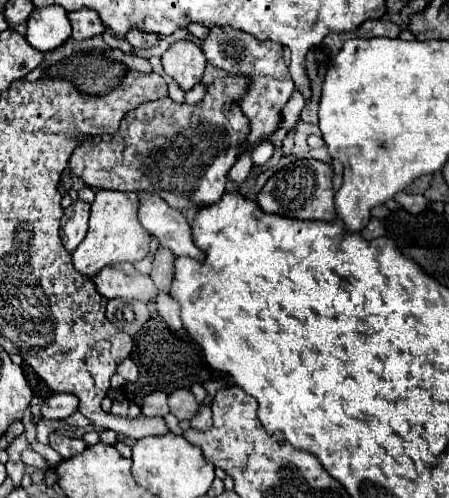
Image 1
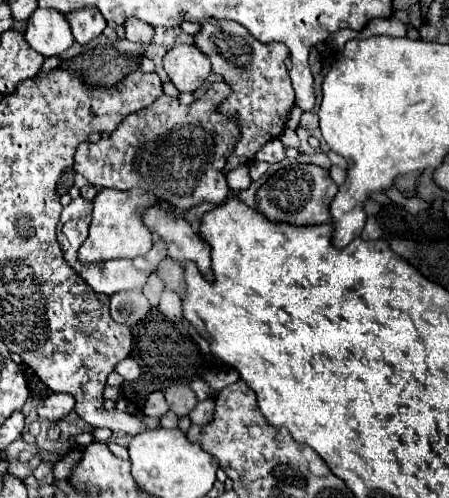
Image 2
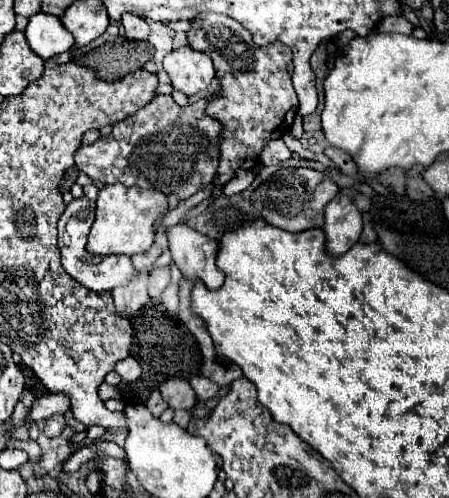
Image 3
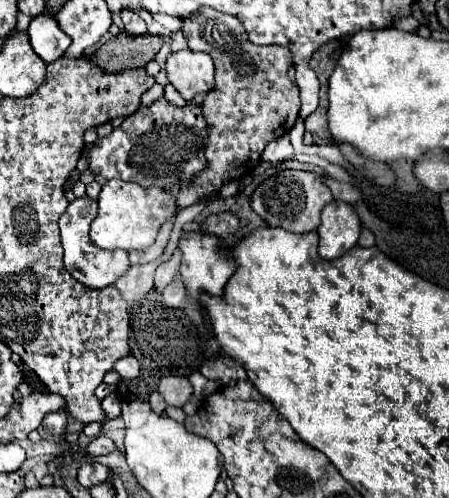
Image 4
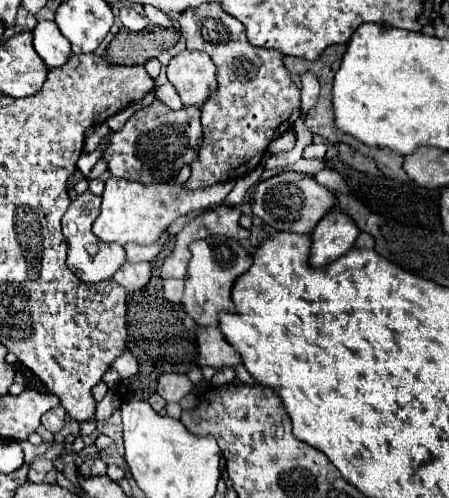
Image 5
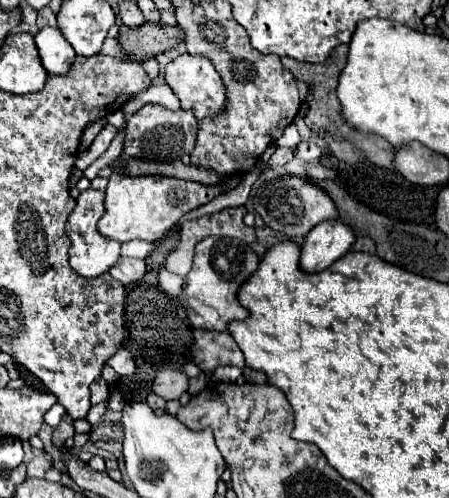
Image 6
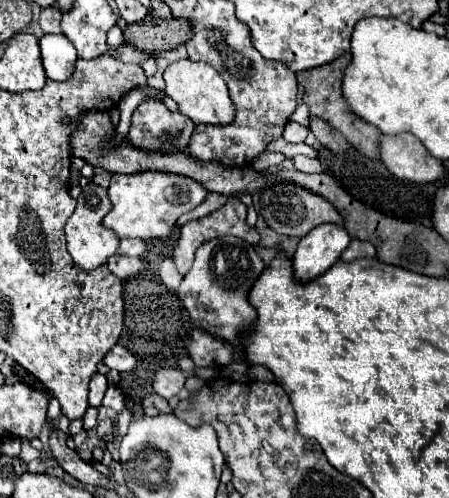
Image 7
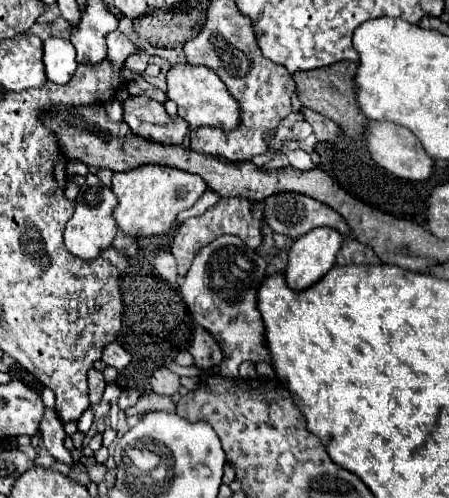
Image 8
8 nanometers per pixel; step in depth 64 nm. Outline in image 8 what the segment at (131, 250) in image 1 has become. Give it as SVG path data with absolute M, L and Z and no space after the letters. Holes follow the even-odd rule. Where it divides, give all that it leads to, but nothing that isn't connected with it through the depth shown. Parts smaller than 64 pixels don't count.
M144 166L126 174L114 174L112 192L118 198L118 206L112 212L118 230L130 236L162 236L172 228L178 212L188 210L198 202L198 198L206 192L206 184L200 176L180 172L176 168Z

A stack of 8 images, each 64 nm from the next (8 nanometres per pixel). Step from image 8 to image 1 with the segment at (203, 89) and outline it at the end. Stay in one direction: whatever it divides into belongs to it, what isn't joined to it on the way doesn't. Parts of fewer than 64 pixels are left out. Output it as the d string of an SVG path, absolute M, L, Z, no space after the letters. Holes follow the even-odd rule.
M176 40L162 54L162 66L168 76L172 76L182 90L190 90L202 80L206 56L202 48L190 40Z

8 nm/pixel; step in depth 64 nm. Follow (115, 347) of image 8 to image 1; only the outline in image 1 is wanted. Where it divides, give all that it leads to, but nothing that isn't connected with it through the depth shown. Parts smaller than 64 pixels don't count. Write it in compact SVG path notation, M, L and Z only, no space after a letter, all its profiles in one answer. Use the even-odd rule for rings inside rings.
M126 358L126 360L118 366L118 374L120 374L124 380L128 380L128 382L136 382L136 380L138 380L138 368L136 368L136 364L134 364L130 358Z

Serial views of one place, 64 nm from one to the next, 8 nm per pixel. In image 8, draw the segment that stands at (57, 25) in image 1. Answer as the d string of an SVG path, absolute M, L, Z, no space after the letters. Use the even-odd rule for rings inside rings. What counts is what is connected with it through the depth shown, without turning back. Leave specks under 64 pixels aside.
M54 36L44 40L44 66L48 80L66 84L76 70L76 48L70 44L70 40Z

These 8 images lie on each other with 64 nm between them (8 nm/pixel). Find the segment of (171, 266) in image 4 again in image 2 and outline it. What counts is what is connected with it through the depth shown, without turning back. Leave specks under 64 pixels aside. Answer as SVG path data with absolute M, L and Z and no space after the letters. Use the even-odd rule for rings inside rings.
M150 274L150 280L148 280L146 288L144 288L144 296L148 300L160 300L162 290L164 290L164 284L160 282L160 278L156 274Z

